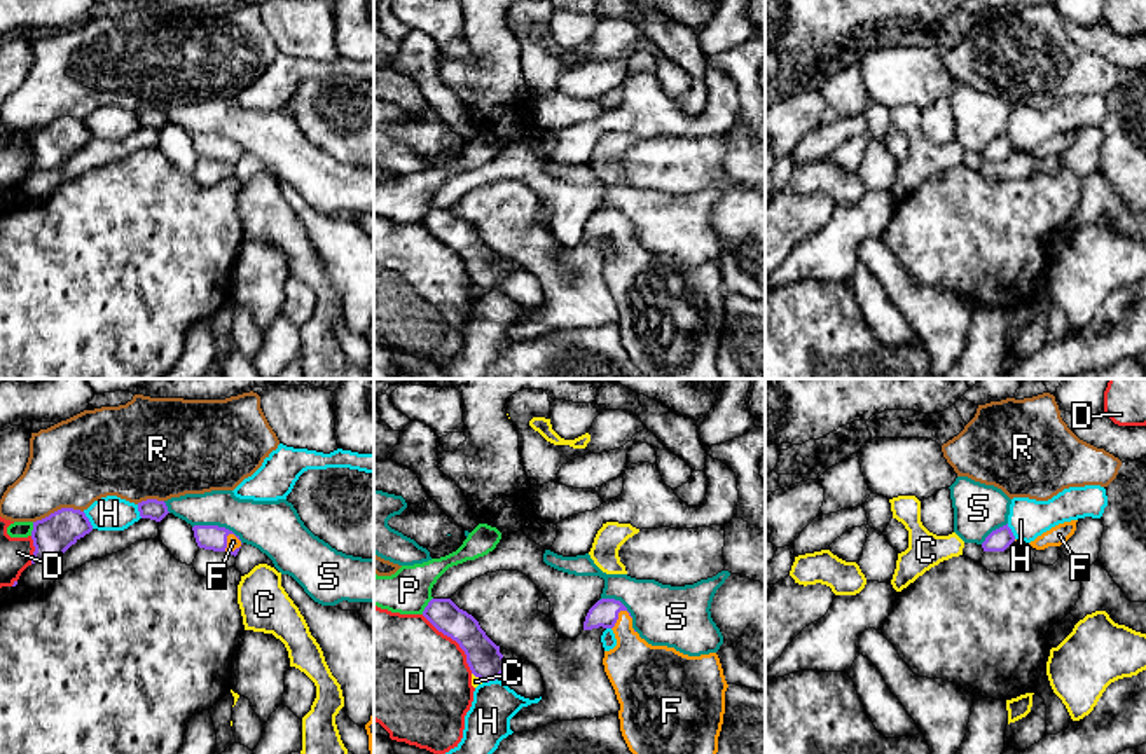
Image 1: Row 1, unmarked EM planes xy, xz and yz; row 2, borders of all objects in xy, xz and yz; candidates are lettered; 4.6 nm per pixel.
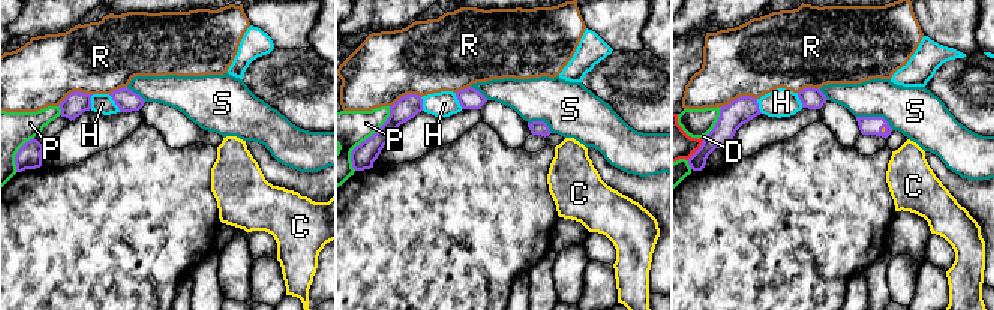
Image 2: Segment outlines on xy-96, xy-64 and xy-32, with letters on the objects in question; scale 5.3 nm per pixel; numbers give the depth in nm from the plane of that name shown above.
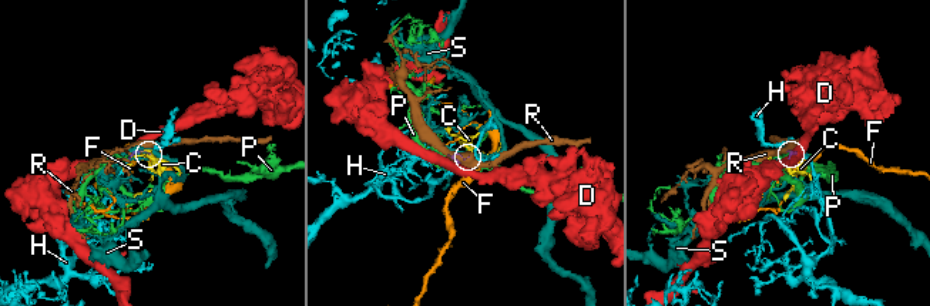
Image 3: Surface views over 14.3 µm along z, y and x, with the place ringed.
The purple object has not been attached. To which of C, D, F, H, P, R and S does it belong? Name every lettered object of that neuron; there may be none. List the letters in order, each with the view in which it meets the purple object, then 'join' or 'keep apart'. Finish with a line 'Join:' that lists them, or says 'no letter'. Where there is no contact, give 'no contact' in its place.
C: xz | keep apart
D: xz | keep apart
F: xy | join
H: xy | keep apart
P: xz | keep apart
R: xy | keep apart
S: xy | keep apart
Join: F

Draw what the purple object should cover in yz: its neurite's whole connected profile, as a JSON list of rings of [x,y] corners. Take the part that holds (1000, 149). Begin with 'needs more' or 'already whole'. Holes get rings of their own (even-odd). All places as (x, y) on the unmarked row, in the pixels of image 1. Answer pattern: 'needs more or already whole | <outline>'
already whole | [[[1006,133],[992,140],[982,152],[982,157],[984,161],[1004,161],[1013,150],[1015,150],[1015,145]]]

